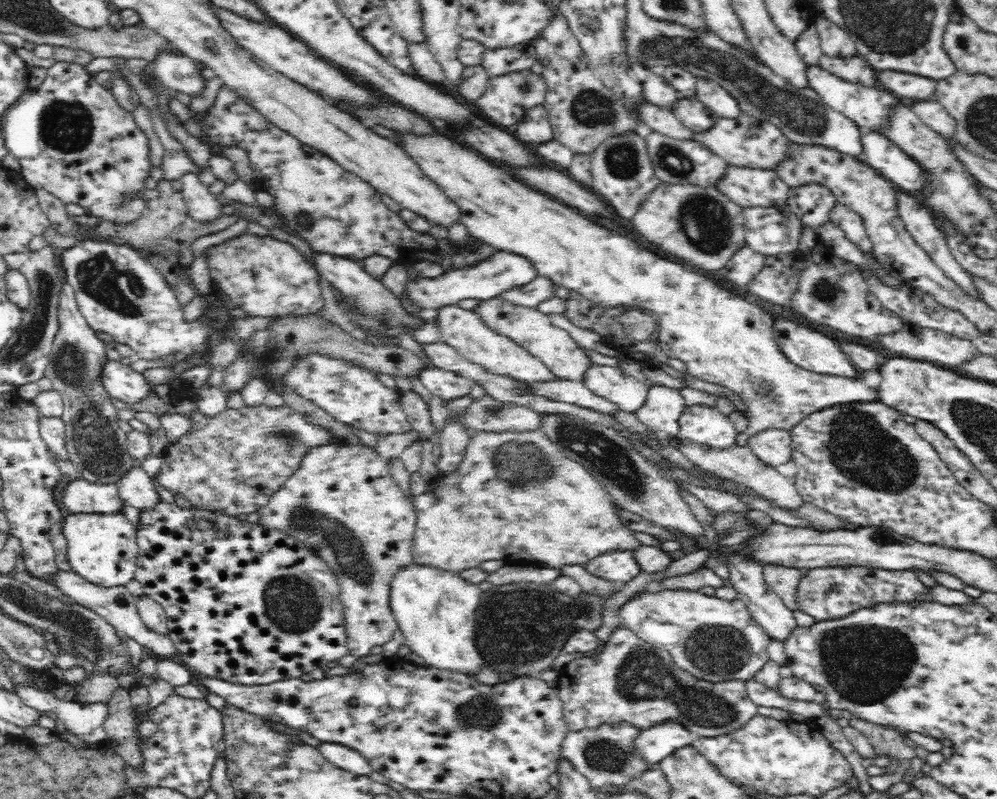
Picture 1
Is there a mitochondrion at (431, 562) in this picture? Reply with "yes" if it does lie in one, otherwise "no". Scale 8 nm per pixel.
no

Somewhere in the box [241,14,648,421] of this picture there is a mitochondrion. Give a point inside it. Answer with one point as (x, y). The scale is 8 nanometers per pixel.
(590, 108)

